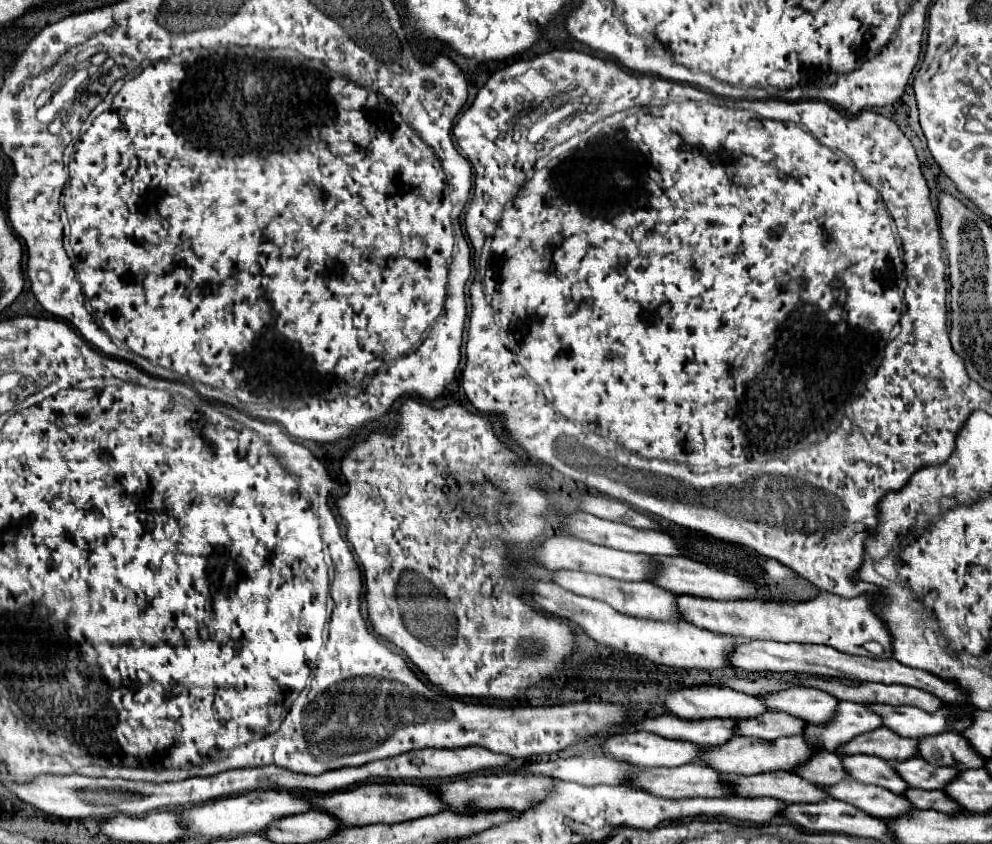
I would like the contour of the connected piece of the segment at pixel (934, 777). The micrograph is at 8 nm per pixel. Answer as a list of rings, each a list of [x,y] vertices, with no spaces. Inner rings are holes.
[[[920,757],[908,759],[904,763],[894,763],[894,767],[910,787],[922,789],[944,789],[946,783],[950,783],[960,773],[954,767],[936,767]]]

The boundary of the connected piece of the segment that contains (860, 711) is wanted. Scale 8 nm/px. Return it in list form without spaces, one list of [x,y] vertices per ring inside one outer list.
[[[840,701],[838,715],[832,719],[832,723],[826,725],[806,725],[804,737],[816,745],[824,747],[826,751],[834,751],[840,747],[840,743],[848,743],[856,735],[868,733],[876,727],[882,727],[880,715],[872,711],[872,707],[864,703],[852,703],[852,701]]]

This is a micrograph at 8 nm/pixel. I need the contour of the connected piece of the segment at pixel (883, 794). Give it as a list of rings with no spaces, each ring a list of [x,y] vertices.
[[[850,779],[838,785],[830,785],[826,789],[834,799],[852,803],[854,807],[860,807],[864,813],[880,819],[888,819],[888,815],[904,815],[904,811],[916,809],[908,803],[908,799],[904,799],[904,795],[884,791],[884,787],[862,785]]]

